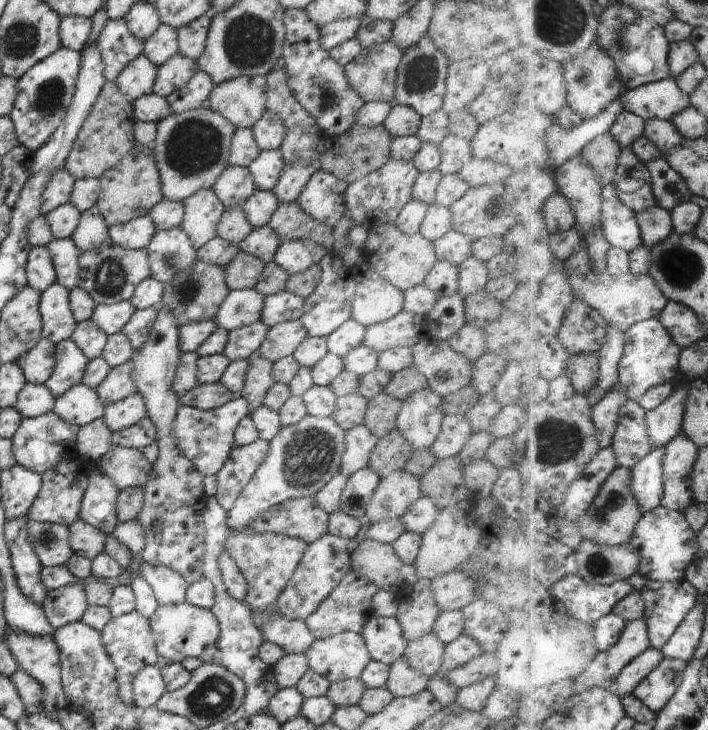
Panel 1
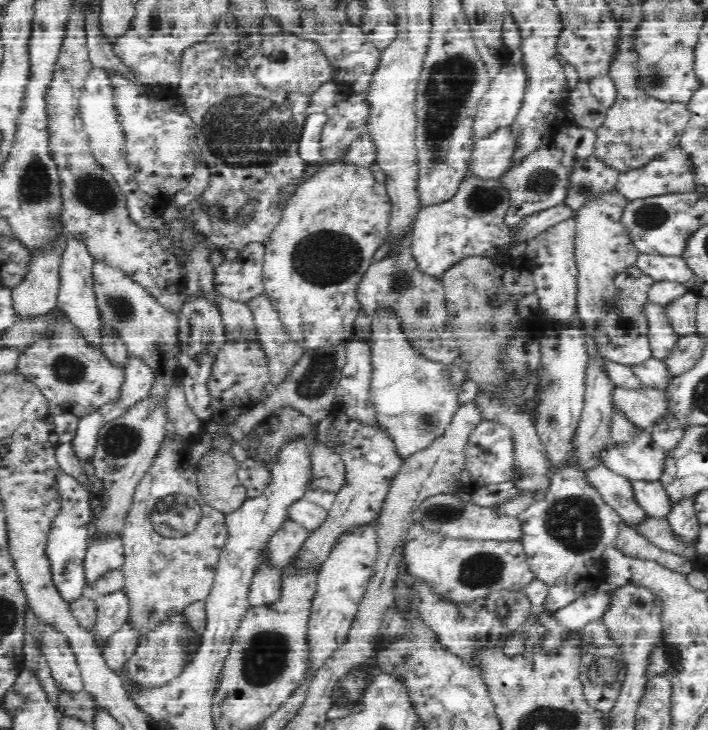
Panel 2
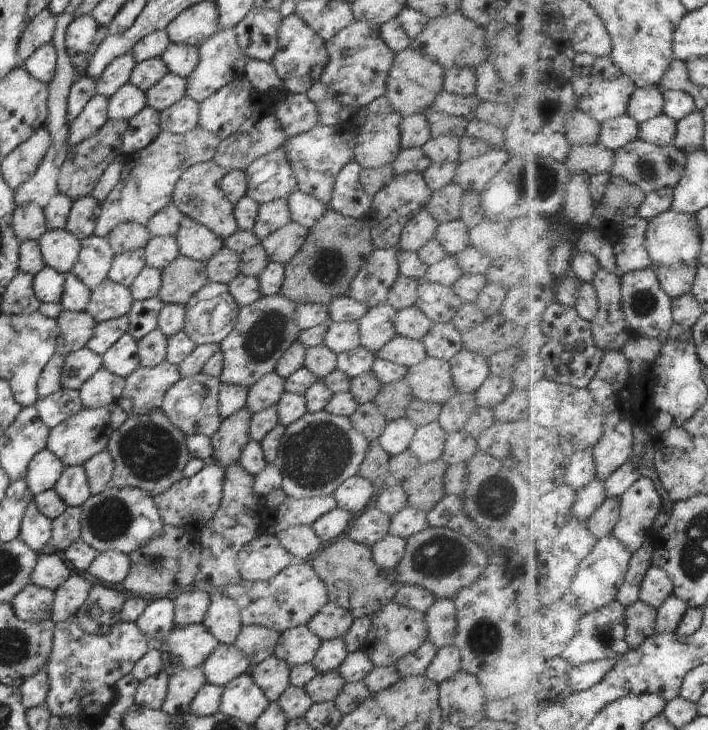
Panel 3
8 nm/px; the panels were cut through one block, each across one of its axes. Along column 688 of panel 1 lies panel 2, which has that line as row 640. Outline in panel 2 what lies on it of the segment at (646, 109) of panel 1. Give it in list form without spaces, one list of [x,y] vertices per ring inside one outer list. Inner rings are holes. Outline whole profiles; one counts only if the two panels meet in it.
[[[123,591],[96,598],[93,602],[96,619],[90,632],[102,652],[108,645],[108,640],[129,622],[129,605]]]

